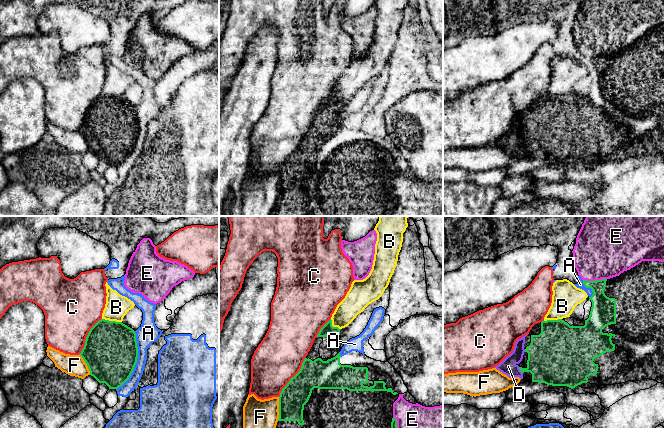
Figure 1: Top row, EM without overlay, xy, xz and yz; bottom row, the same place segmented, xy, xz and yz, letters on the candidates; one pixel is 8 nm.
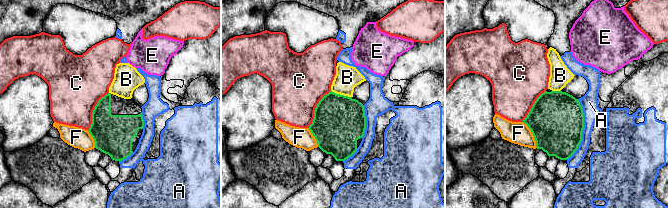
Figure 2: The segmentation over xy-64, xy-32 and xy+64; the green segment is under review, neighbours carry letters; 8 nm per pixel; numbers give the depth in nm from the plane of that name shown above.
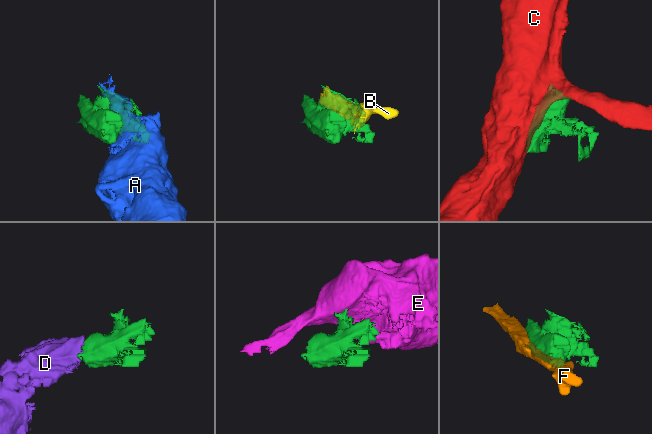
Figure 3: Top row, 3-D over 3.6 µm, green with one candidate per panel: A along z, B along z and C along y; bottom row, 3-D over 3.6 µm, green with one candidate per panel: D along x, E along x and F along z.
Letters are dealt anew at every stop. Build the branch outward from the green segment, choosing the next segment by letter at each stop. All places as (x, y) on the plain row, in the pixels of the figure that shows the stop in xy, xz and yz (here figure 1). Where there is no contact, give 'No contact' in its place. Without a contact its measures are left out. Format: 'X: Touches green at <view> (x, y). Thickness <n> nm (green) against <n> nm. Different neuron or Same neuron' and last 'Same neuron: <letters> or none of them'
A: Touches green at xy (136, 137). Thickness 440 nm (green) against 160 nm. Different neuron
B: Touches green at xy (112, 97). Thickness 440 nm (green) against 190 nm. Different neuron
C: Touches green at xz (292, 153). Thickness 220 nm (green) against 380 nm. Different neuron
D: Touches green at yz (520, 146). Thickness 360 nm (green) against 130 nm. Same neuron
E: Touches green at yz (595, 56). Thickness 200 nm (green) against 440 nm. Different neuron
F: Touches green at xz (279, 185). Thickness 220 nm (green) against 280 nm. Different neuron
Same neuron: D

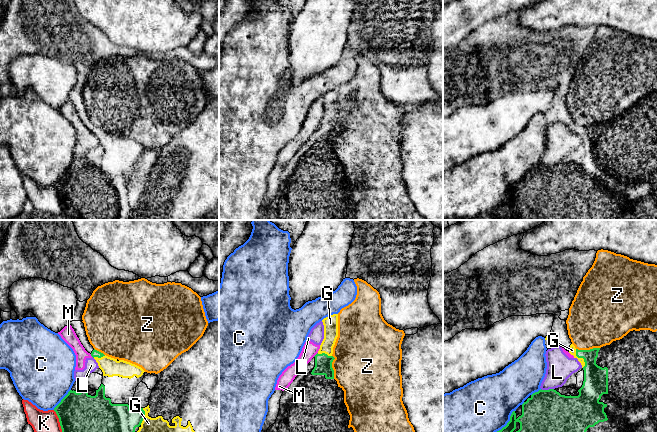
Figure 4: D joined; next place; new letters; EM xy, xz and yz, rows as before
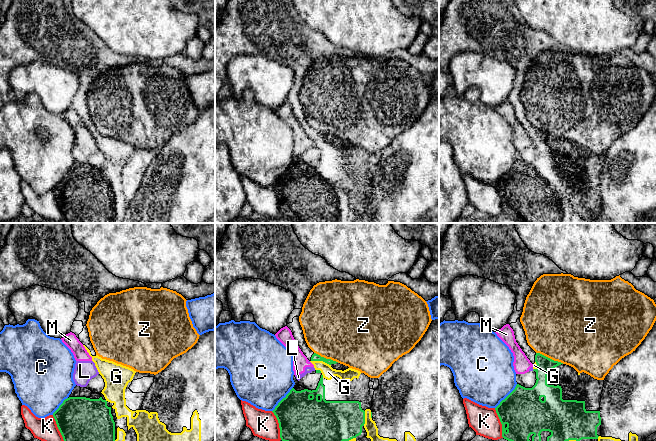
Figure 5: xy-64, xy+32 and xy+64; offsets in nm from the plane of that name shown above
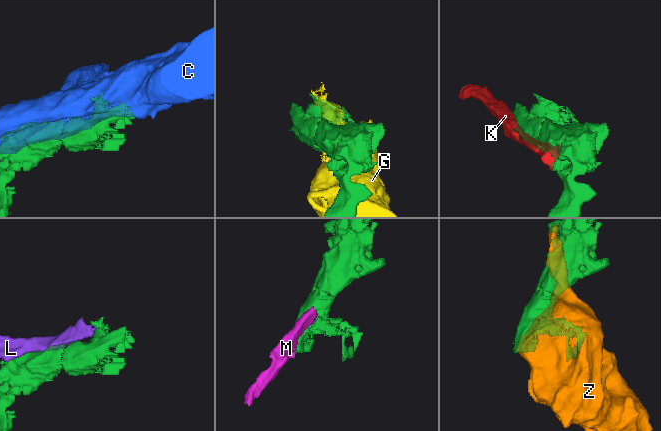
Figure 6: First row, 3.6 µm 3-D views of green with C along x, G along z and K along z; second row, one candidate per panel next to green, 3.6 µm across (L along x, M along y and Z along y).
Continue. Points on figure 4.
C: Touches green at yz (506, 201). Thickness 280 nm (green) against 460 nm. Different neuron
G: Touches green at yz (581, 133). Thickness 200 nm (green) against 60 nm. Different neuron
K: Touches green at xy (60, 200). Thickness 420 nm (green) against 200 nm. Different neuron
L: Touches green at yz (547, 166). Thickness 460 nm (green) against 220 nm. Different neuron
M: Touches green at xz (316, 130). Thickness 140 nm (green) against 120 nm. Different neuron
Z: Touches green at yz (587, 126). Thickness 190 nm (green) against 440 nm. Different neuron
Same neuron: none of them

